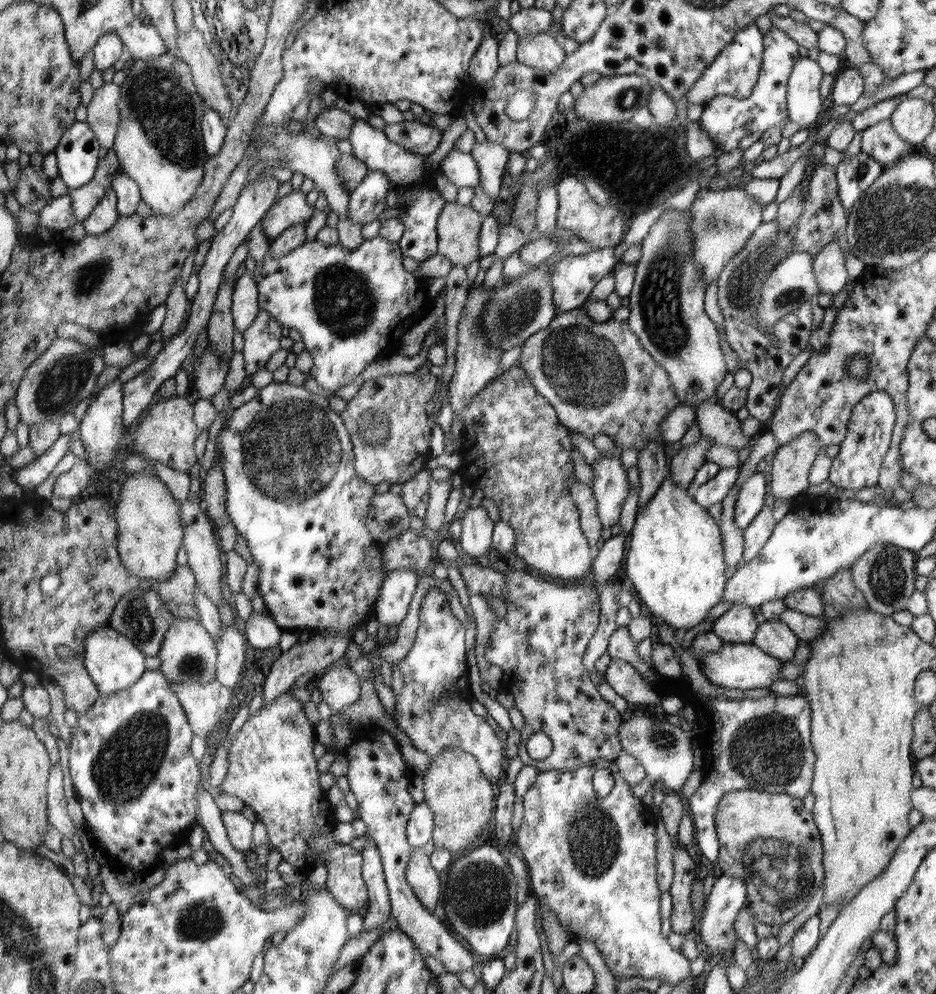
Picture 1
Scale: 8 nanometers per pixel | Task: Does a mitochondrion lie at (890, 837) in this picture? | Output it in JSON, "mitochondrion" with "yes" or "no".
{"mitochondrion":"no"}

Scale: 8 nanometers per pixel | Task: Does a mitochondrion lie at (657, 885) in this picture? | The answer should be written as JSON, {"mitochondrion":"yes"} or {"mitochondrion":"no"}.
{"mitochondrion":"no"}

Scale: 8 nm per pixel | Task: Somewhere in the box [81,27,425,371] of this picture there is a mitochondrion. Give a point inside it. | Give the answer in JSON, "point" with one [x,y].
{"point":[159,101]}

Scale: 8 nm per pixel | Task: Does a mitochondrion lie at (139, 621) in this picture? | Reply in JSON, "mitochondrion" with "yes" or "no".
{"mitochondrion":"yes"}

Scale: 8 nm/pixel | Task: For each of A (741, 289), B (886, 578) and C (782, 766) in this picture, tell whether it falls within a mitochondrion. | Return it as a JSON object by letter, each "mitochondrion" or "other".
{"A":"mitochondrion","B":"mitochondrion","C":"mitochondrion"}

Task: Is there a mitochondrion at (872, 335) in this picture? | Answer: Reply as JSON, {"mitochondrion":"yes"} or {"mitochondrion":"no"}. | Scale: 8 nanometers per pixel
{"mitochondrion":"no"}

